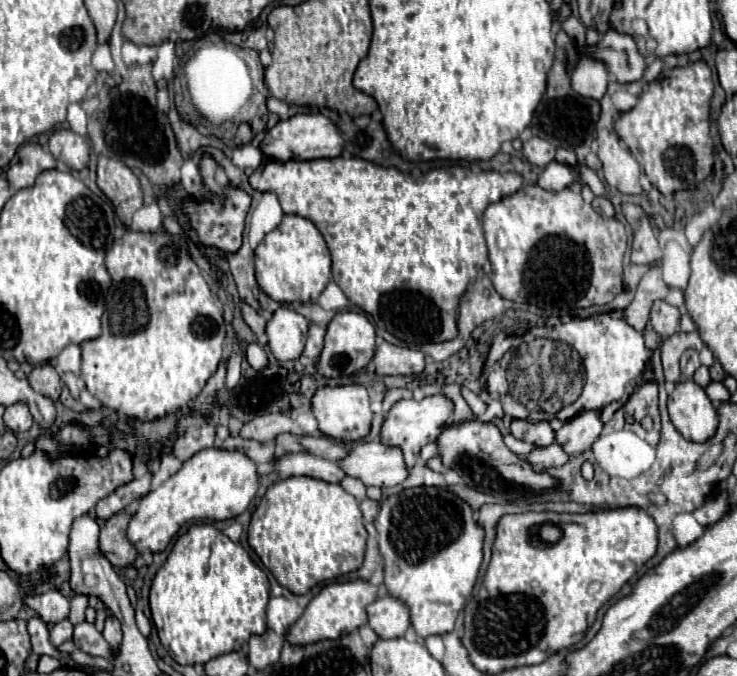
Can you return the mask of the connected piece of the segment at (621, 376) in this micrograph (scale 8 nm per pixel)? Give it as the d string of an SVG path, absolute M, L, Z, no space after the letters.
M599 314L585 320L577 318L561 326L555 326L553 340L565 340L567 344L571 344L579 352L587 370L583 394L573 406L569 406L571 414L577 414L583 410L601 410L607 404L621 400L631 390L631 384L639 382L653 354L645 346L641 332L637 332L625 320L615 320L609 314Z

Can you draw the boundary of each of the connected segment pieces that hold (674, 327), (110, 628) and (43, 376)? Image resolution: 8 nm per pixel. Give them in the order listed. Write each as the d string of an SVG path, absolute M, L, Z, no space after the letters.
M657 300L657 304L653 304L651 310L651 324L655 328L657 334L661 334L663 338L673 336L679 330L679 310L671 304L667 304L665 300Z
M109 616L105 620L103 636L105 636L105 640L109 640L109 644L113 644L113 648L119 648L119 644L121 644L121 622L115 616Z
M51 364L35 366L27 380L35 392L41 392L43 396L49 396L51 400L57 400L61 394L61 378Z

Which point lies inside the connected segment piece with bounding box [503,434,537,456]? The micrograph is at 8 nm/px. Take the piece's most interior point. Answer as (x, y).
(520, 447)

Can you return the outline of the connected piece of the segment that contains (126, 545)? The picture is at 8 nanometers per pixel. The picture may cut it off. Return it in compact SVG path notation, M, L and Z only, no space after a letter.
M121 510L101 528L101 552L105 552L105 556L113 566L129 566L139 556L139 550L131 546L127 538L129 522L131 522L131 514L127 510Z

